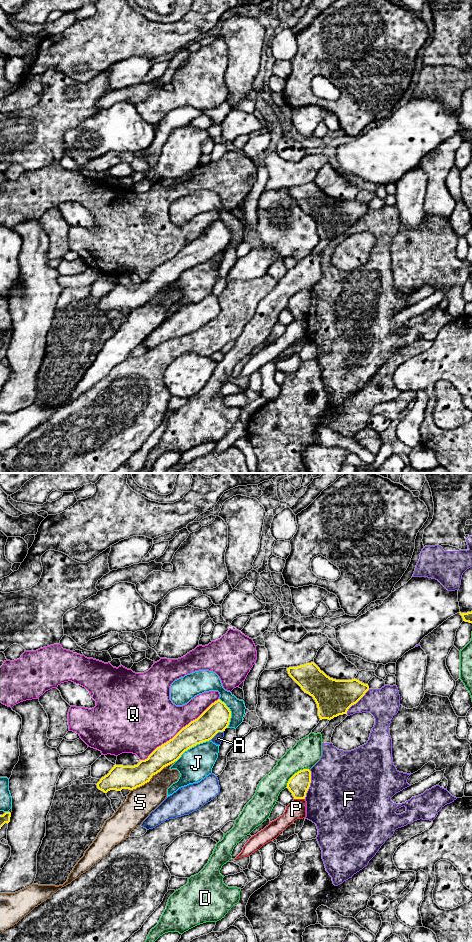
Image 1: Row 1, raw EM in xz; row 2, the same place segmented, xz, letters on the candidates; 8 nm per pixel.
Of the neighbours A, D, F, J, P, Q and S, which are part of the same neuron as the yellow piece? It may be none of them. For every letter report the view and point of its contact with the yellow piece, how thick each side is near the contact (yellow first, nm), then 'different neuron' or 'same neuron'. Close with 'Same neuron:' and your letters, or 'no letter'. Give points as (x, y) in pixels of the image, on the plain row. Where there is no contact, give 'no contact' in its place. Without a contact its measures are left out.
A: meets yellow in xz at (216, 253); 220 nm thick on the yellow side, 80 nm on the other; different neuron
D: meets yellow in xz at (295, 293); 170 nm thick on the yellow side, 220 nm on the other; different neuron
F: meets yellow in xz at (309, 304); 170 nm thick on the yellow side, 480 nm on the other; different neuron
J: meets yellow in xz at (191, 267); 200 nm thick on the yellow side, 260 nm on the other; different neuron
P: meets yellow in xz at (299, 318); 170 nm thick on the yellow side, 150 nm on the other; different neuron
Q: meets yellow in xz at (180, 250); 200 nm thick on the yellow side, 440 nm on the other; different neuron
S: meets yellow in xz at (152, 295); 190 nm thick on the yellow side, 240 nm on the other; different neuron
Same neuron: no letter

